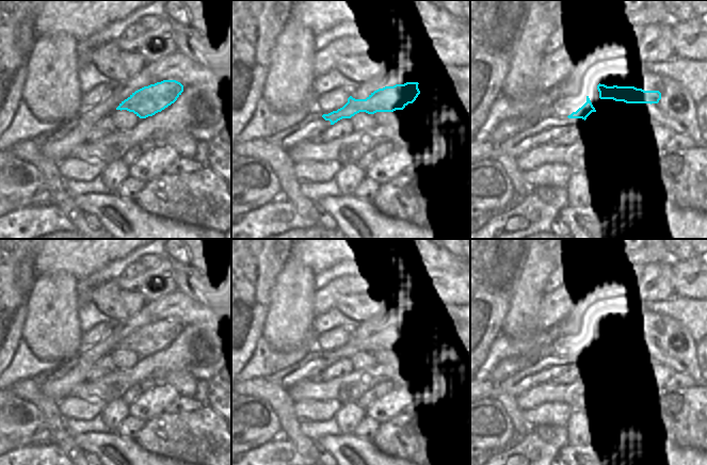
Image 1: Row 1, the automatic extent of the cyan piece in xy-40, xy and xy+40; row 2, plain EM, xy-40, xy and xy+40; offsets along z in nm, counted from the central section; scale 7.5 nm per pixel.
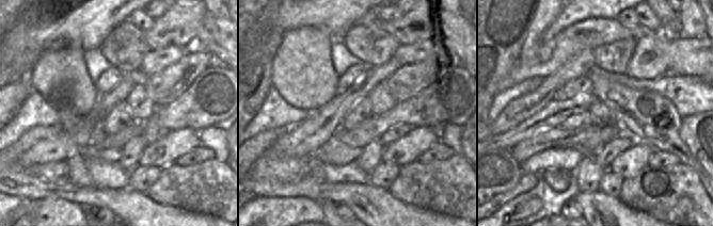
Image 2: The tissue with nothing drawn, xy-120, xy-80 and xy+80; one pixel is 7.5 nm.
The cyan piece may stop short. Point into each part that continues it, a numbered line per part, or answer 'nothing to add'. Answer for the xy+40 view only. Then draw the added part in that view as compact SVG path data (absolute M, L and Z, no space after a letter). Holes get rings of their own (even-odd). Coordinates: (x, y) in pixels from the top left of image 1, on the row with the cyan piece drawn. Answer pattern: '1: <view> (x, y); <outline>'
1: xy+40 (546, 129); M551 107L550 113L545 118L541 118L534 125L502 142L497 142L497 147L504 155L517 157L539 144L550 142L561 135L569 124L583 121L582 118L567 117L576 111L553 110Z

